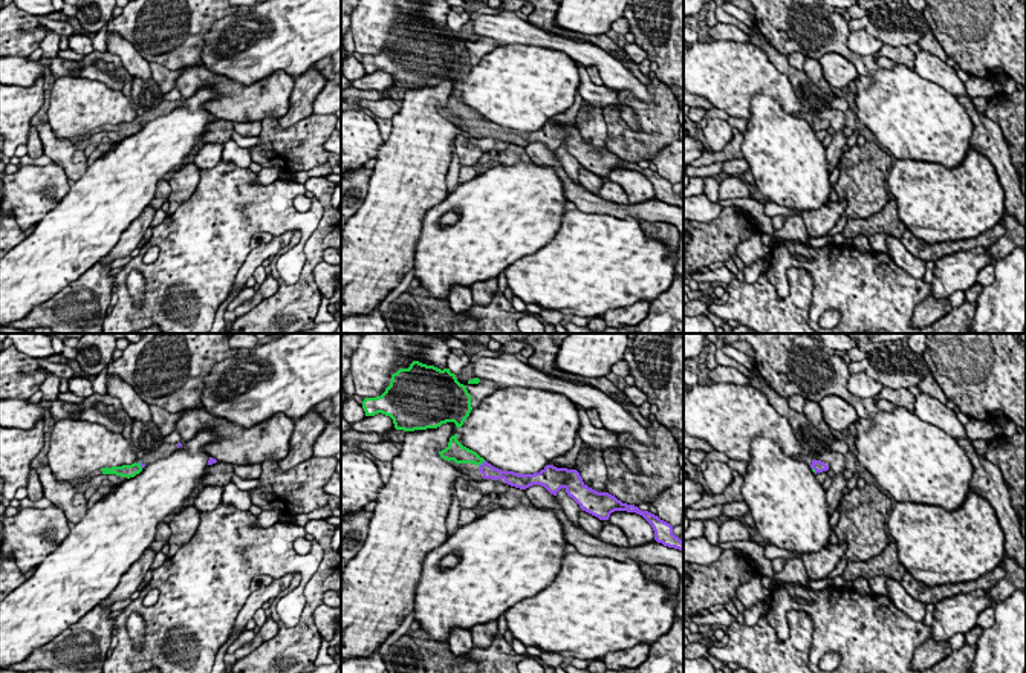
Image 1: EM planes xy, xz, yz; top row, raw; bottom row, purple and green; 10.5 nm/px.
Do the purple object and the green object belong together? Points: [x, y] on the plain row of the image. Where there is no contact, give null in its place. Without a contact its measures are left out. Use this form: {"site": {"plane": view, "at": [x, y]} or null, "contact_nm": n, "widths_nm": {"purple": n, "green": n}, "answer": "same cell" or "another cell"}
{"site": {"plane": "xz", "at": [482, 121]}, "contact_nm": 80, "widths_nm": {"purple": 140, "green": 190}, "answer": "same cell"}

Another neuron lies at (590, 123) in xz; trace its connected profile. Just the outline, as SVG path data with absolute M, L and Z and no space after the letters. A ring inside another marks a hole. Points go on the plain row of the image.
M584 101L576 116L576 128L580 130L584 142L598 150L607 150L607 124L604 121L602 110L604 109L599 104Z

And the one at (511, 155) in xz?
M511 144L505 150L497 151L495 162L502 165L531 164L524 147Z

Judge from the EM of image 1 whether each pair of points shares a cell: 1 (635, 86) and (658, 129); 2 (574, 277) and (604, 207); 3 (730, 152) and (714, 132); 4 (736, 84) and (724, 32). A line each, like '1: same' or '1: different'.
1: different
2: different
3: different
4: different

